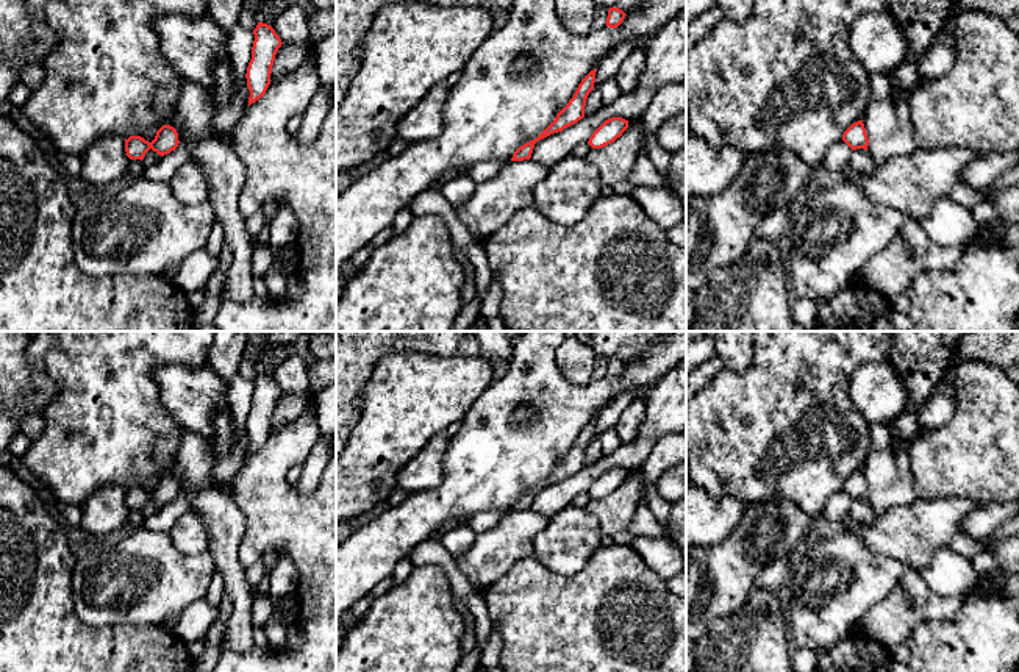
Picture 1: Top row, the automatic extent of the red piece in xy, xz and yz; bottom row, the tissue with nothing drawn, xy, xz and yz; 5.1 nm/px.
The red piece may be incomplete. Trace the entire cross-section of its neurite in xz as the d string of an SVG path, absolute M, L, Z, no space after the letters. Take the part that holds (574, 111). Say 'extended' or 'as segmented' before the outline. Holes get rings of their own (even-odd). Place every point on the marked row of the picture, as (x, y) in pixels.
as segmented; M597 69L591 70L578 84L574 97L569 100L569 103L556 114L555 120L533 141L520 145L511 161L524 161L530 159L535 144L553 133L563 131L564 128L577 123L585 117L585 106L586 106L586 98L589 92L594 89L595 83L595 72Z

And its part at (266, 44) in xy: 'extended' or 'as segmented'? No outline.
as segmented

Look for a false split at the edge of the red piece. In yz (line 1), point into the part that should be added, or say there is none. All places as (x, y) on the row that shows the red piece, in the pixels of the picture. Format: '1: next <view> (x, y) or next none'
1: next none

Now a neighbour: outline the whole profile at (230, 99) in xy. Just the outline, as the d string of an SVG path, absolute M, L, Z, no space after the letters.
M228 63L213 67L214 84L208 89L214 100L216 114L211 122L213 138L222 139L234 133L248 108L250 91L242 86Z

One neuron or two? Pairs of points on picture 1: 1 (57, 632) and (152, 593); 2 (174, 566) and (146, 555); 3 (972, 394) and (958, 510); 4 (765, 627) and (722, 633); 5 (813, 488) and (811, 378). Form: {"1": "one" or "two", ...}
{"1": "two", "2": "one", "3": "two", "4": "one", "5": "one"}

